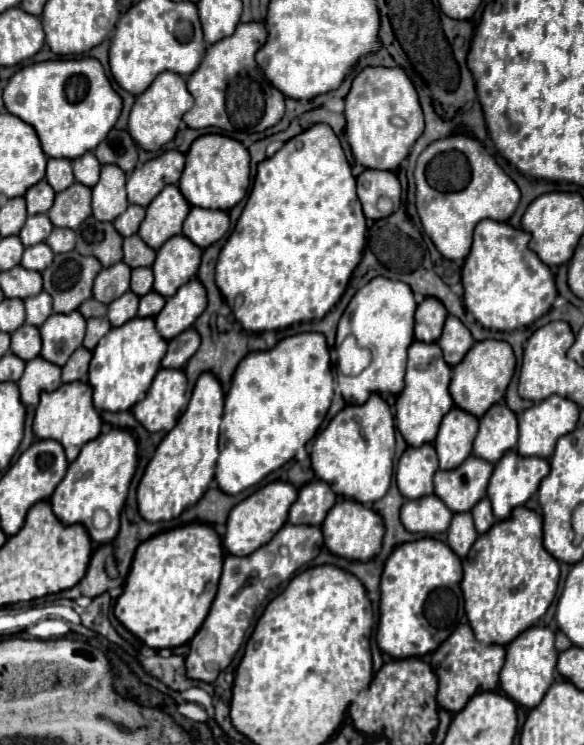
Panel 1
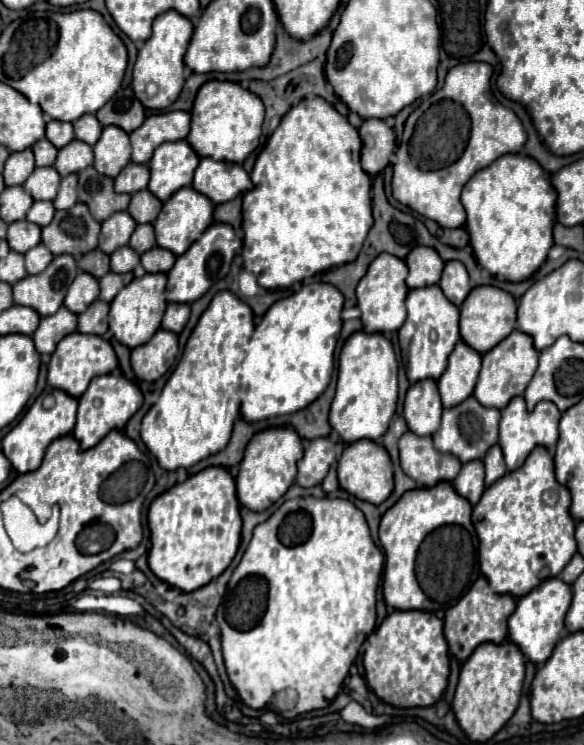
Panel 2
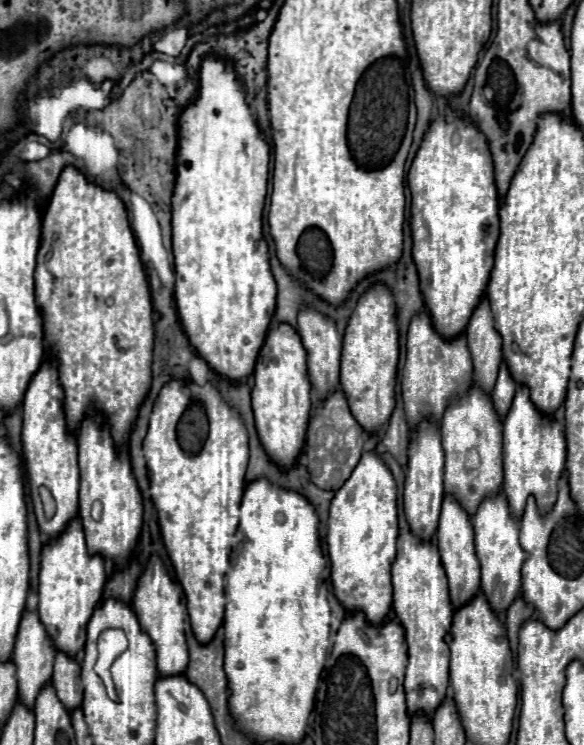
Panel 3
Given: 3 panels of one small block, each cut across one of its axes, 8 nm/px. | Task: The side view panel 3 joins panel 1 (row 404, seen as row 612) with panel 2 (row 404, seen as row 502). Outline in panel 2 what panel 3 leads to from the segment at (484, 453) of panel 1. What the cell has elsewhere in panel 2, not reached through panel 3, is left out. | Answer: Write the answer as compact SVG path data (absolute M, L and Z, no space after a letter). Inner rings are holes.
M514 330L498 346L482 356L482 370L474 388L474 398L486 408L506 408L514 396L522 396L532 374L538 366L538 350L532 346L532 338L520 330Z

